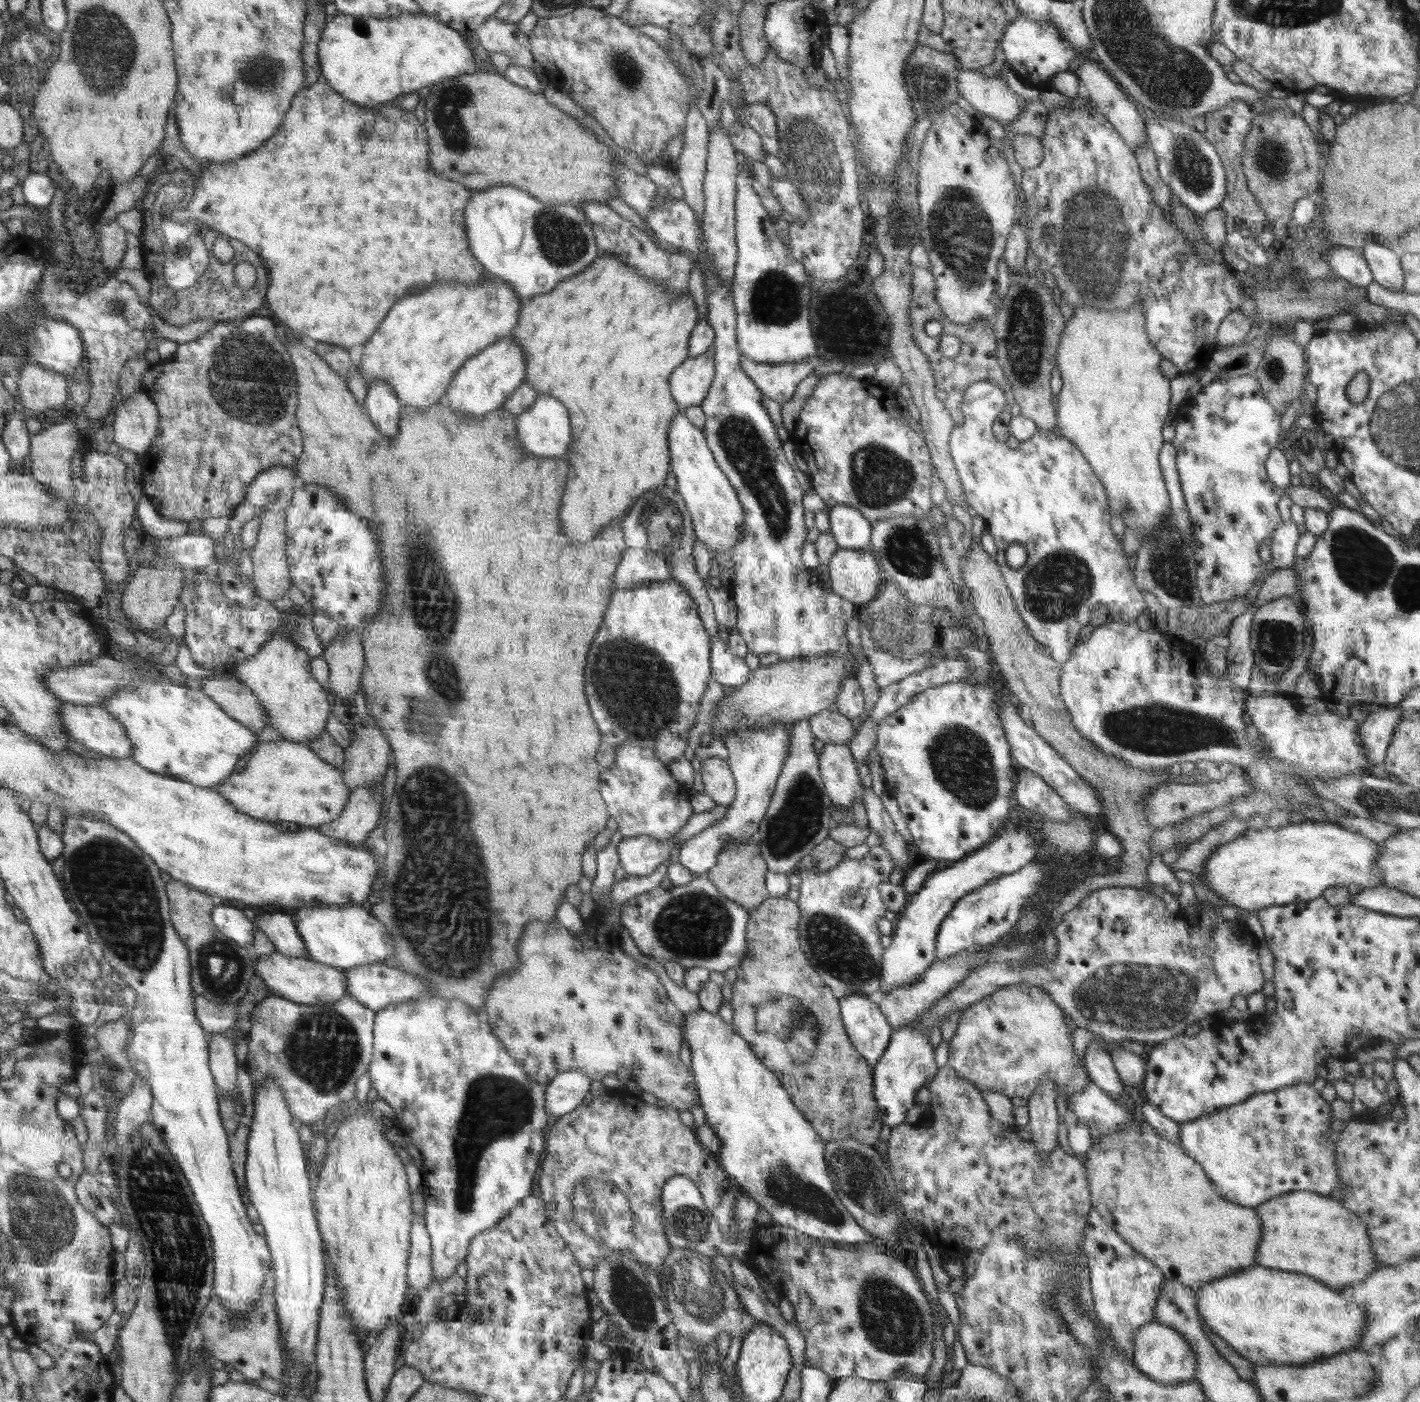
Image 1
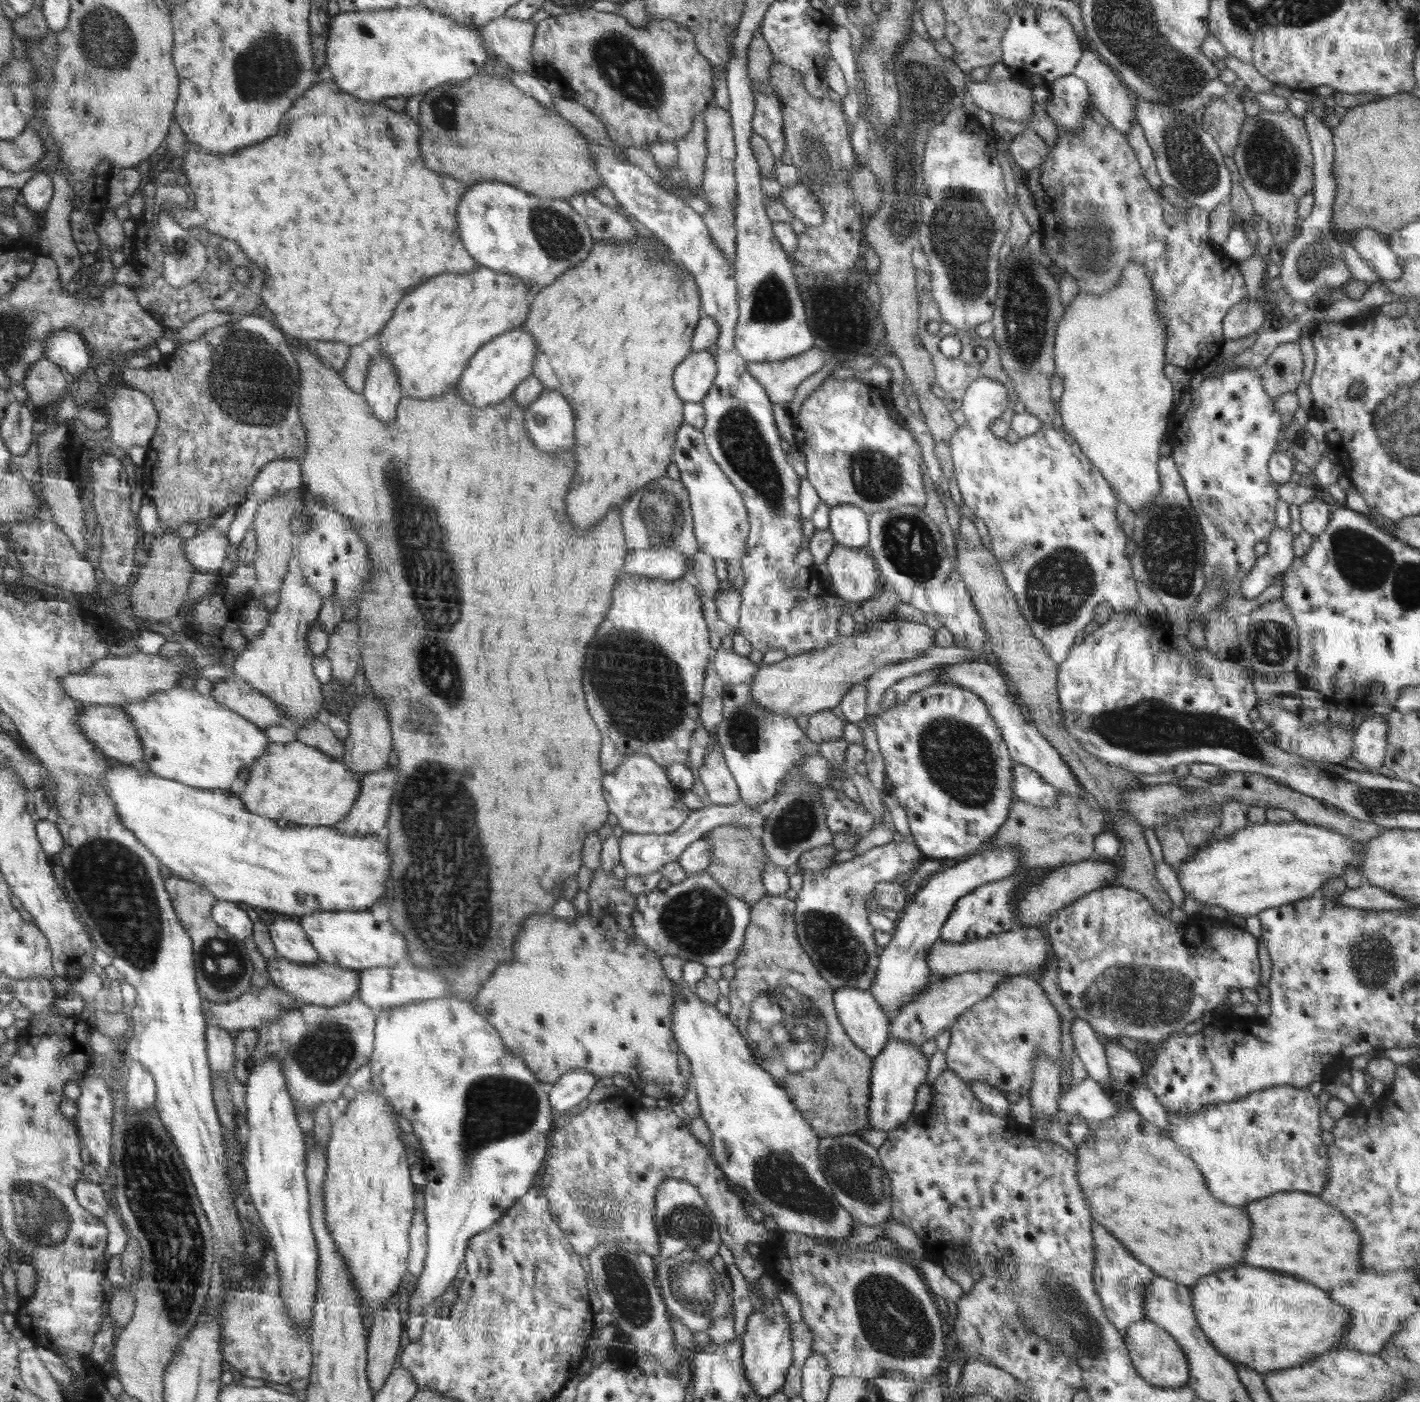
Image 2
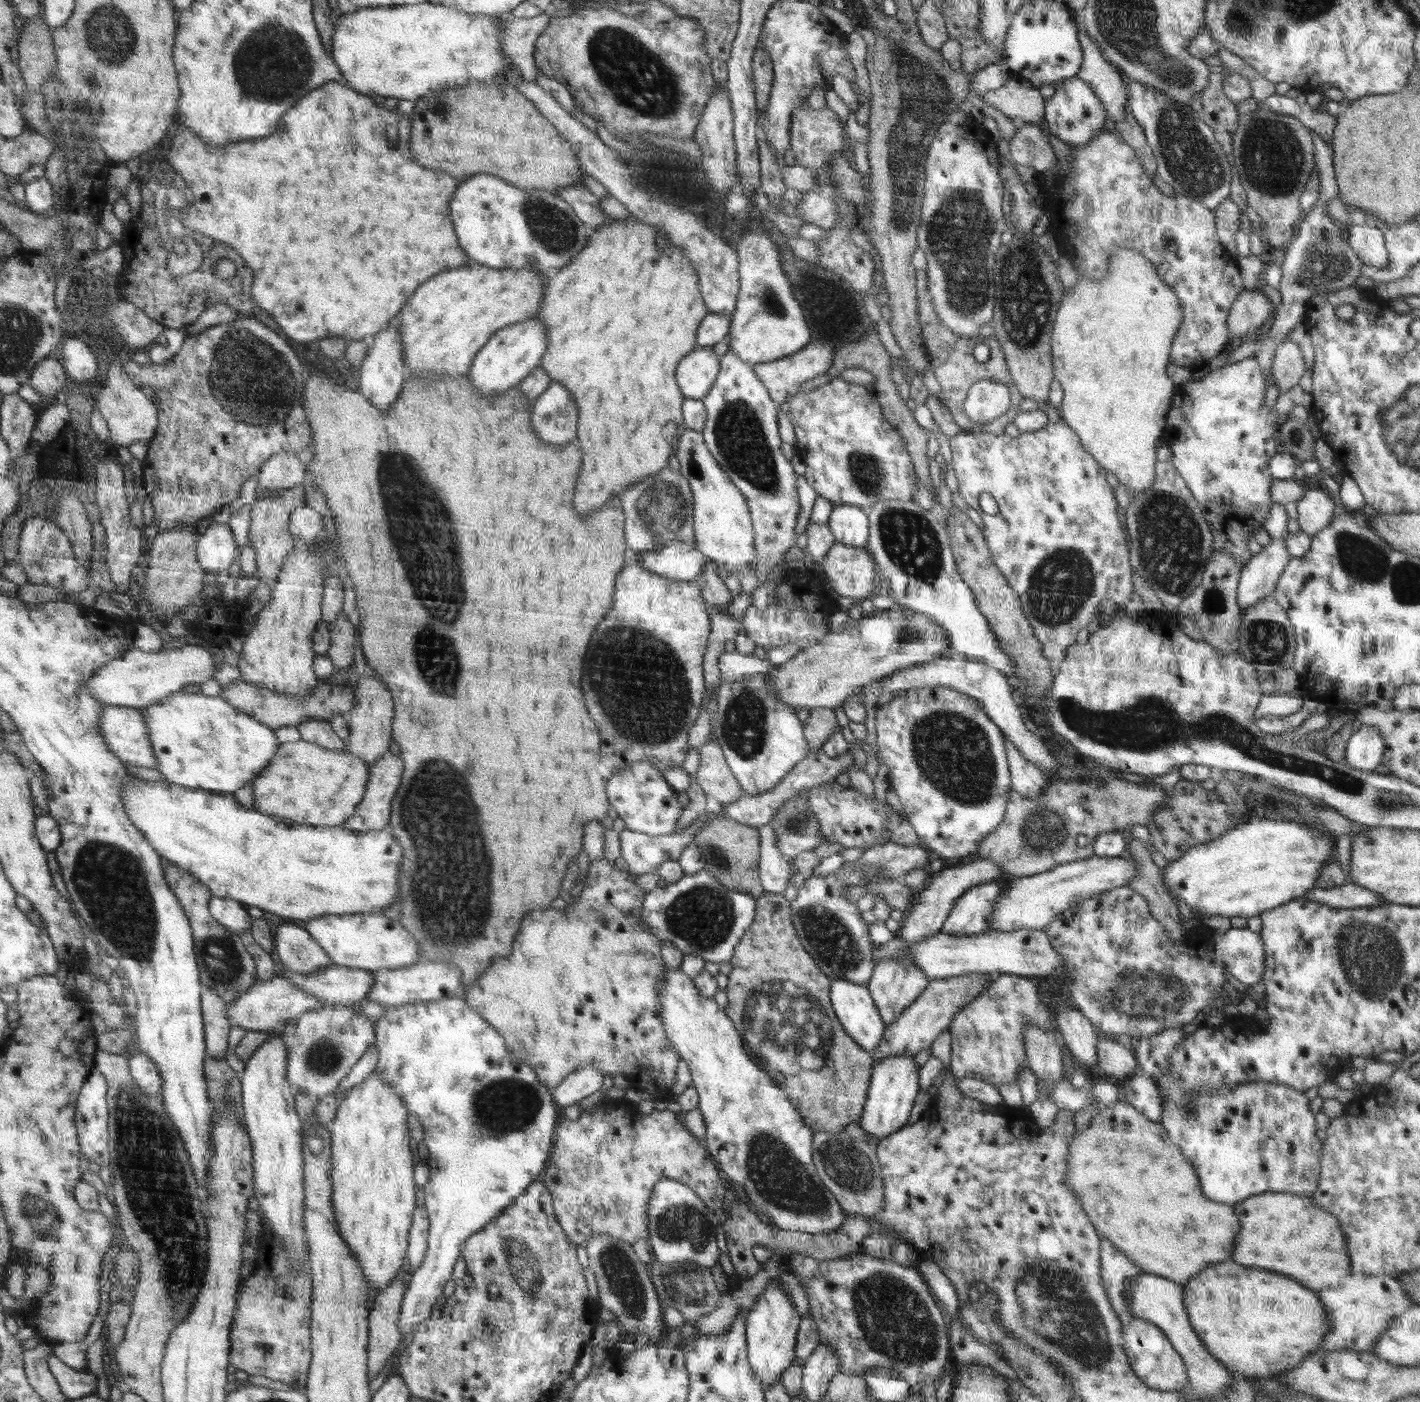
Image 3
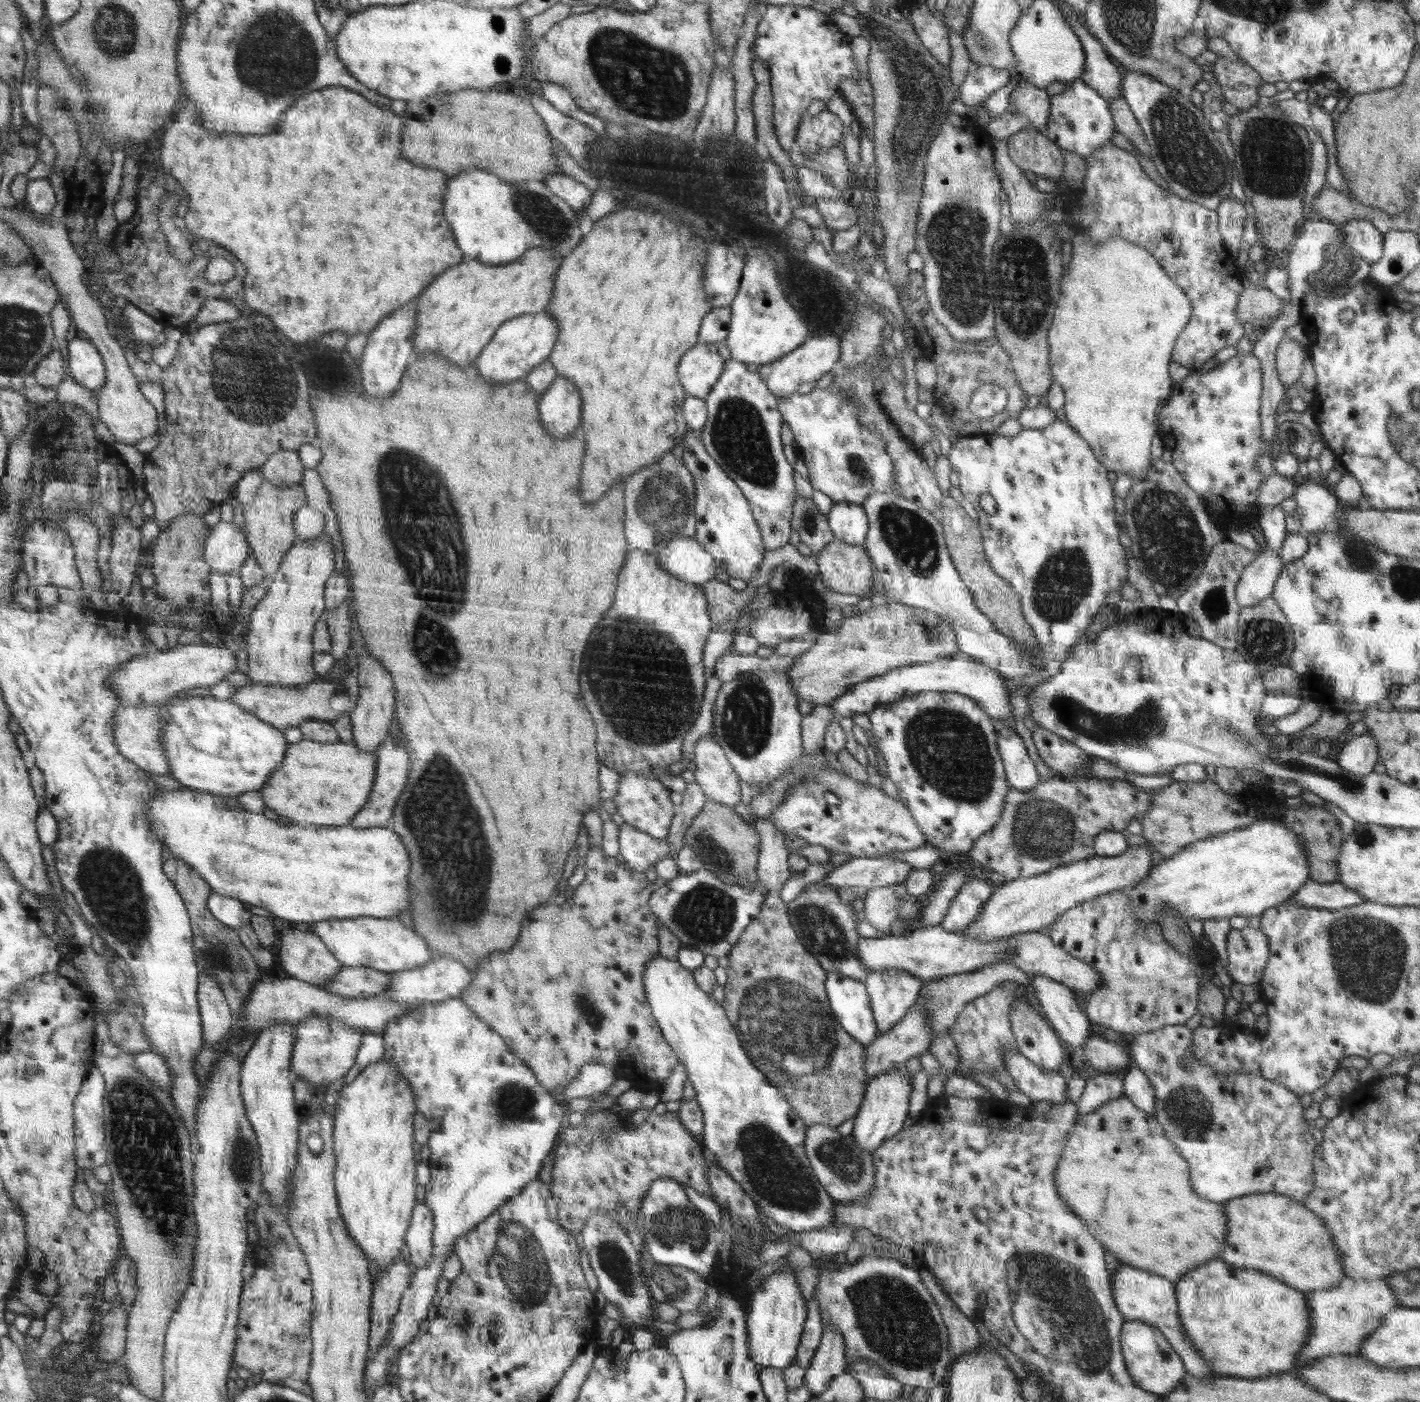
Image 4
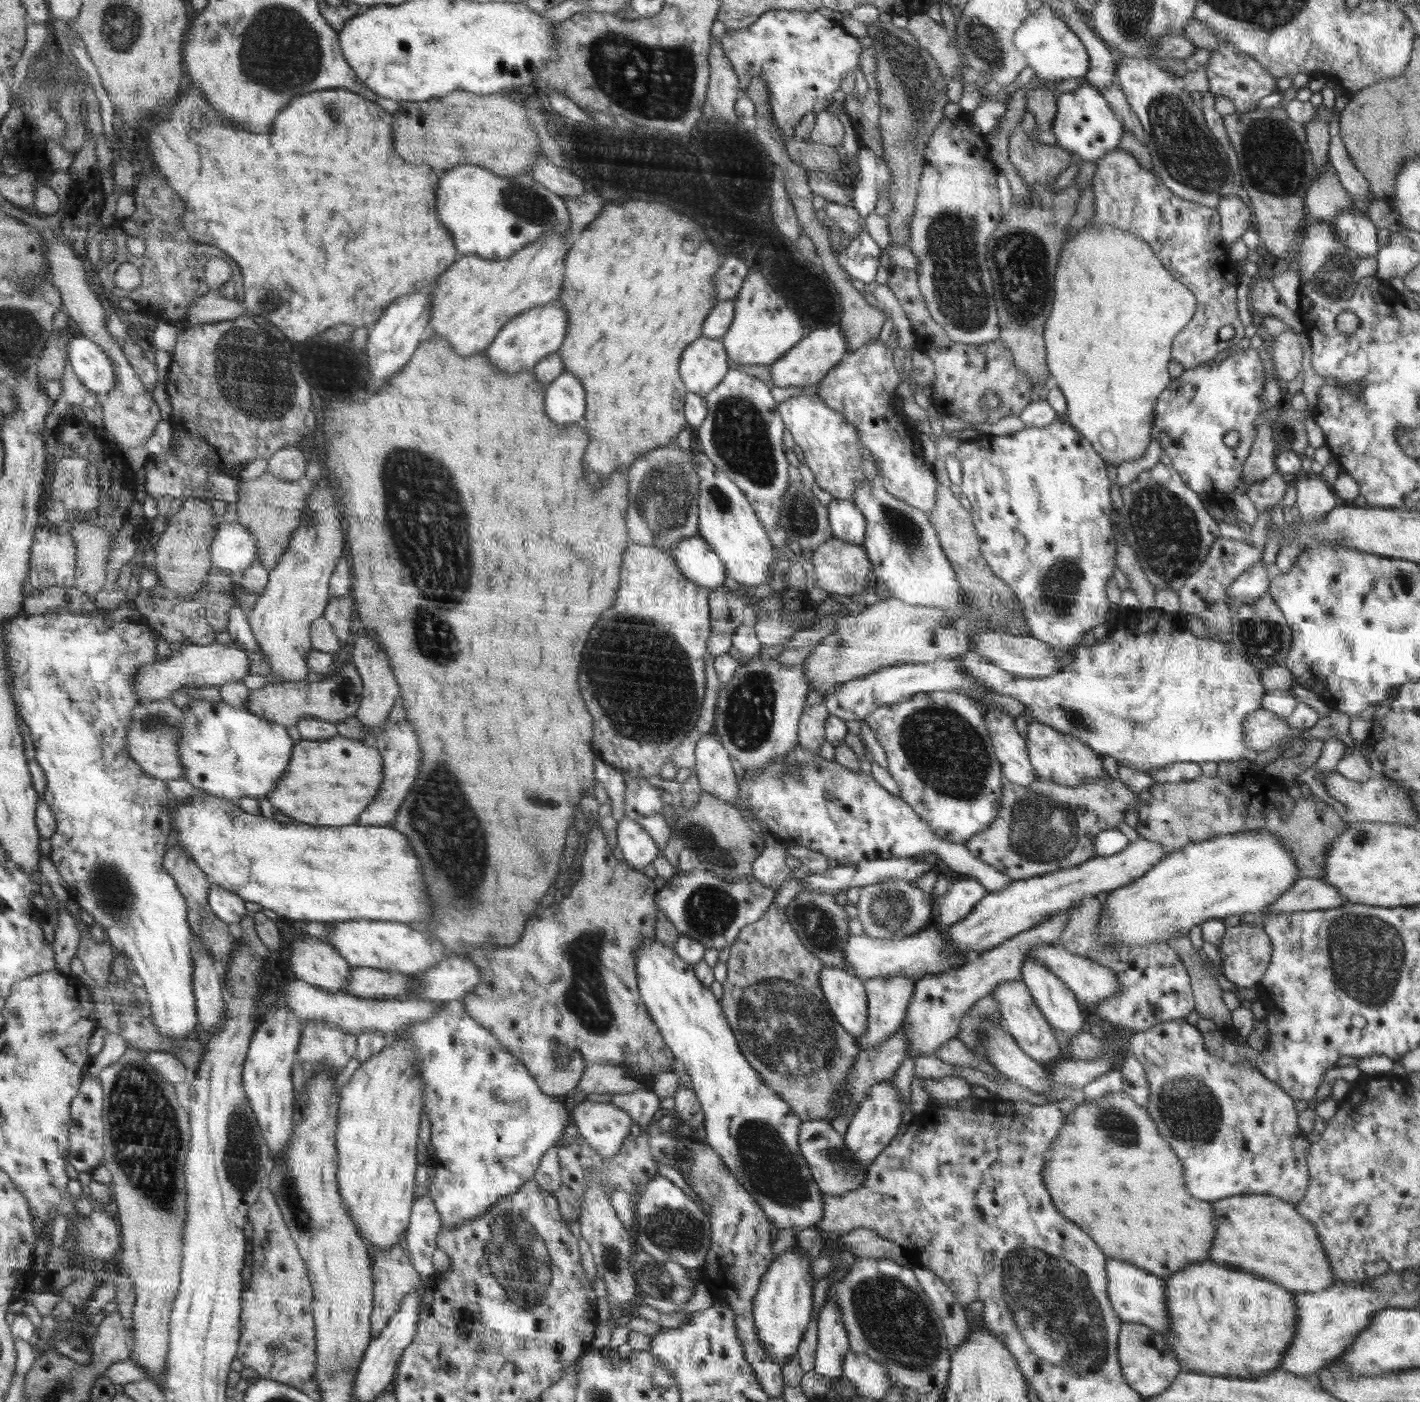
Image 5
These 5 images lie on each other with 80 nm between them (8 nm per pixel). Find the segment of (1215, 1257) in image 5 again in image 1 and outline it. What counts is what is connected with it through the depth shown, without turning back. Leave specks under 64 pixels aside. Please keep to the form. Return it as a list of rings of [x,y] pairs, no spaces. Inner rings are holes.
[[[1292,1191],[1260,1203],[1255,1210],[1262,1220],[1262,1248],[1258,1248],[1255,1258],[1260,1266],[1307,1275],[1328,1288],[1340,1290],[1350,1282],[1359,1283],[1372,1276],[1378,1268],[1370,1239],[1366,1236],[1366,1224],[1328,1195]],[[1314,1244],[1320,1248],[1308,1250],[1308,1246]]]

